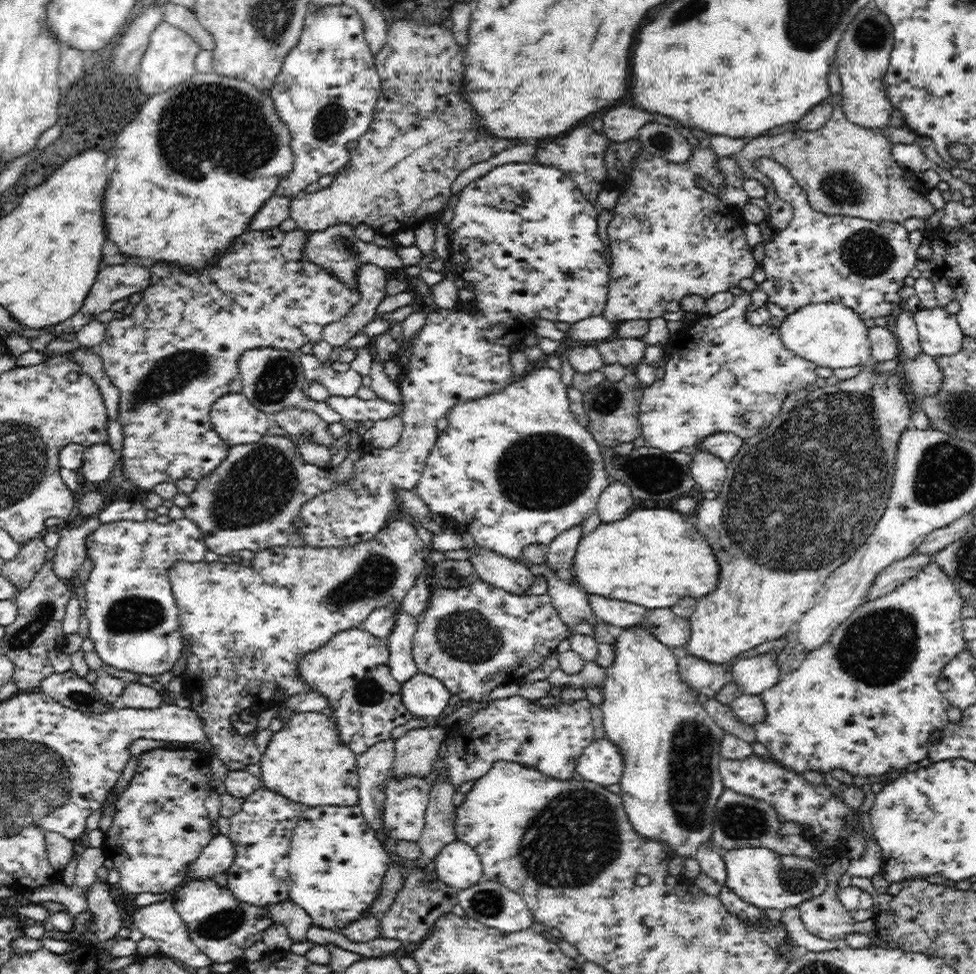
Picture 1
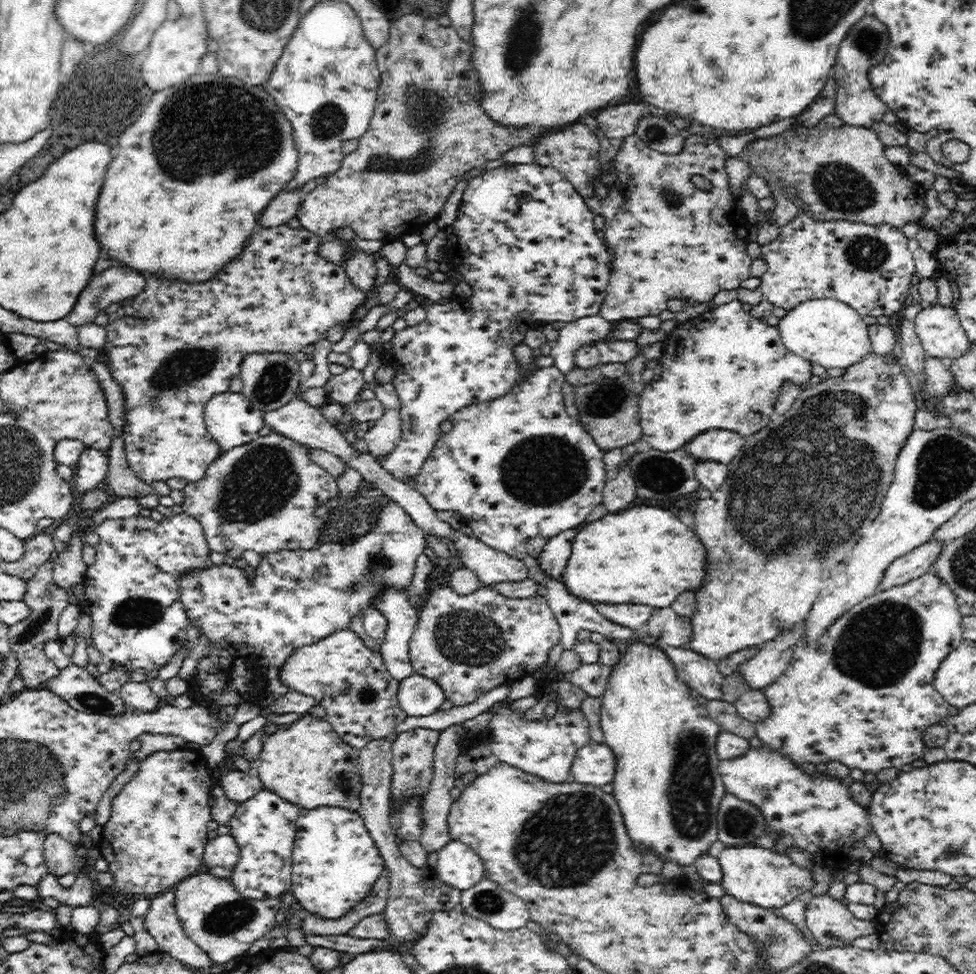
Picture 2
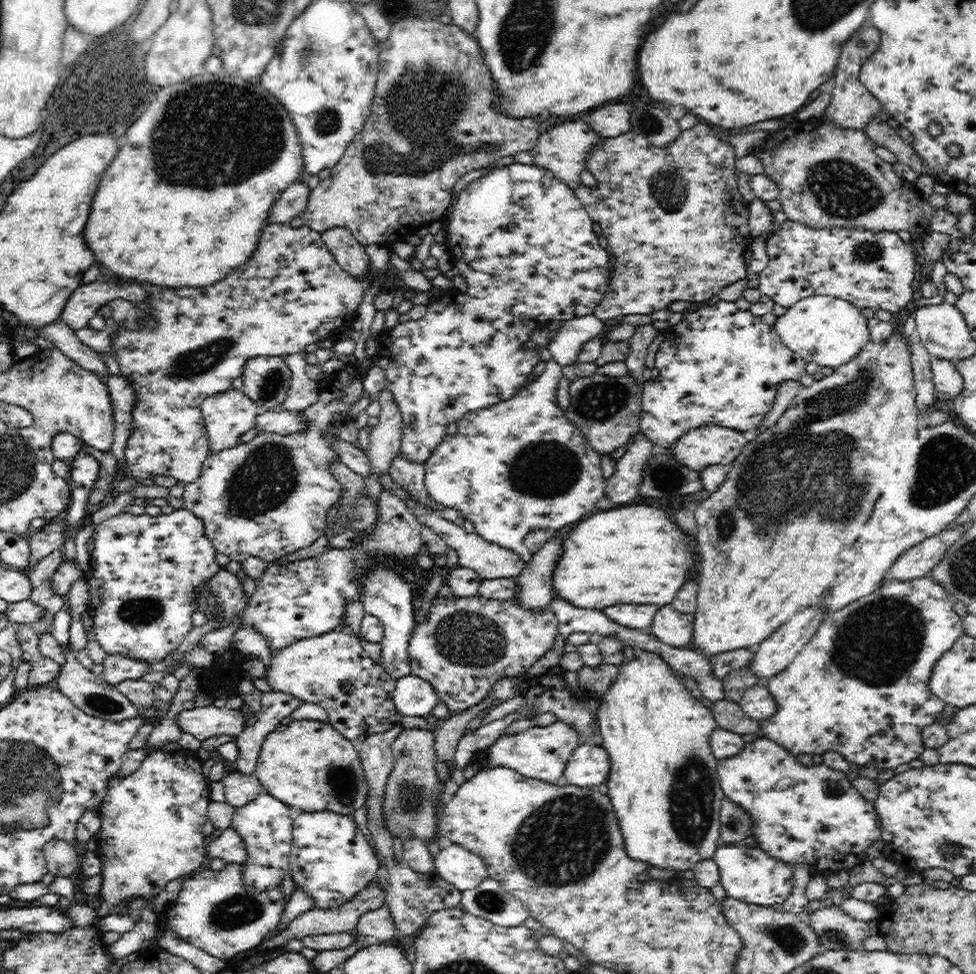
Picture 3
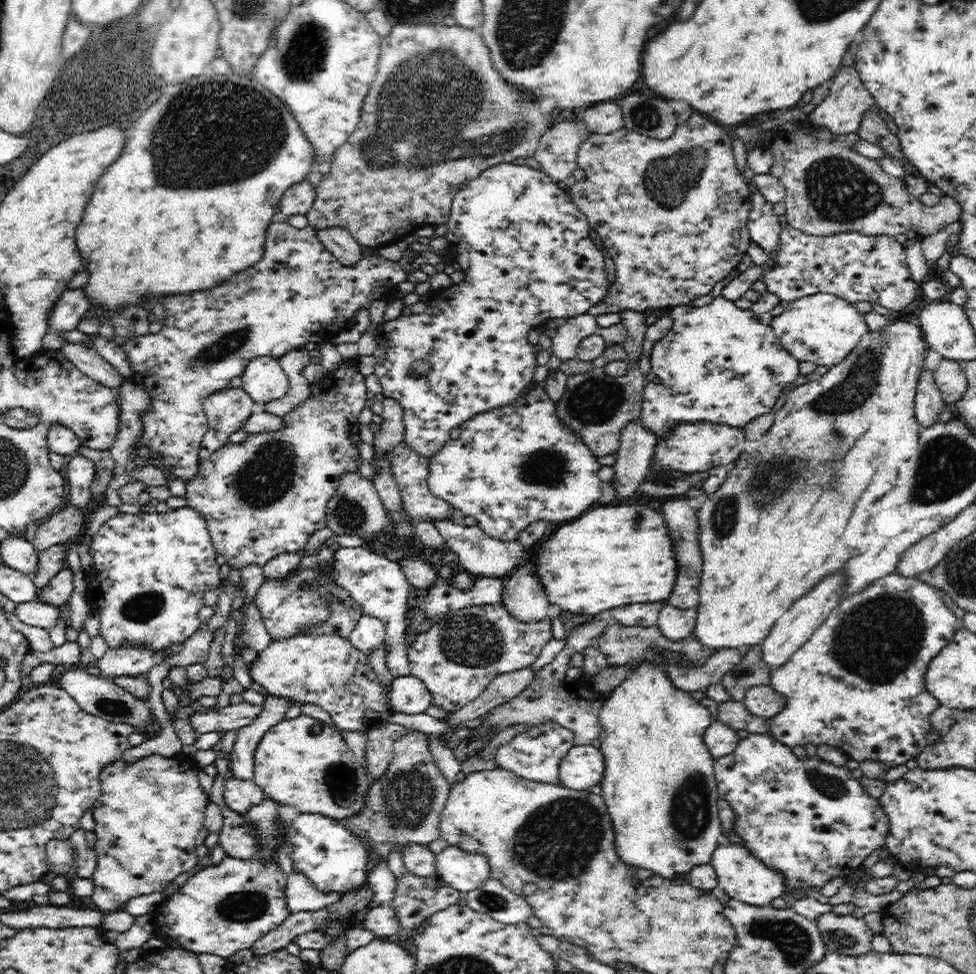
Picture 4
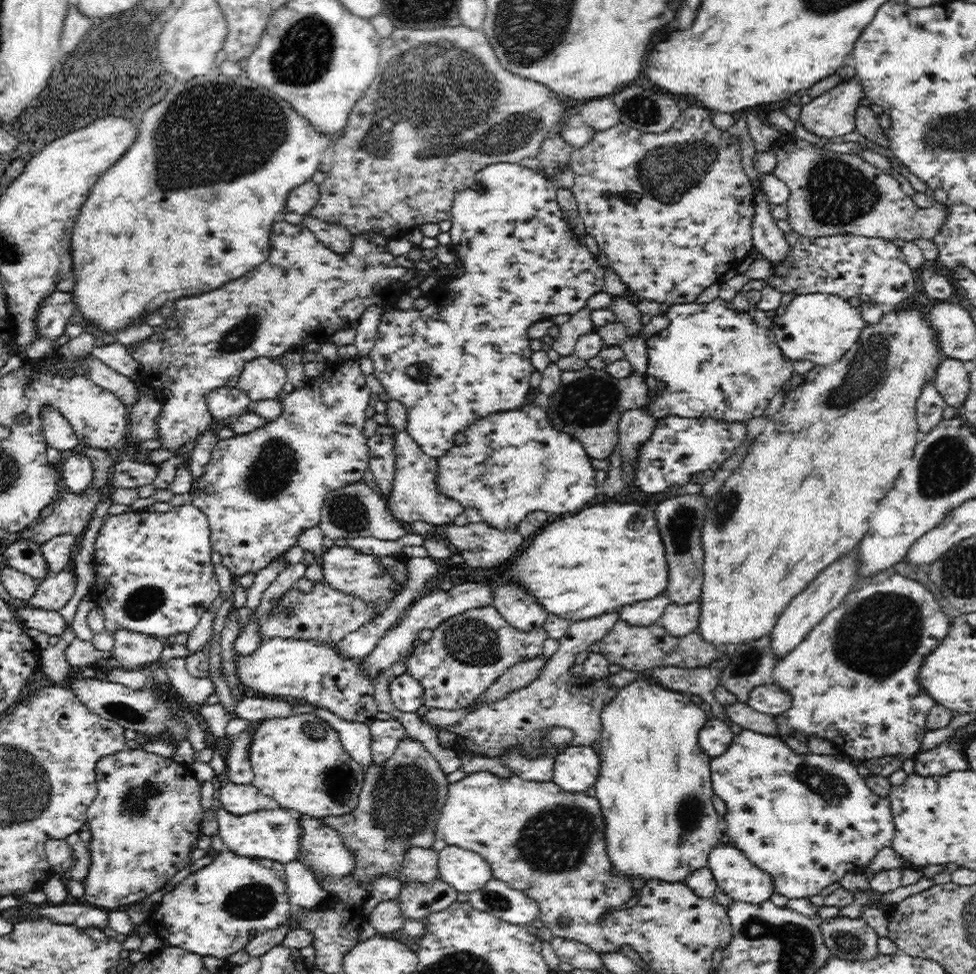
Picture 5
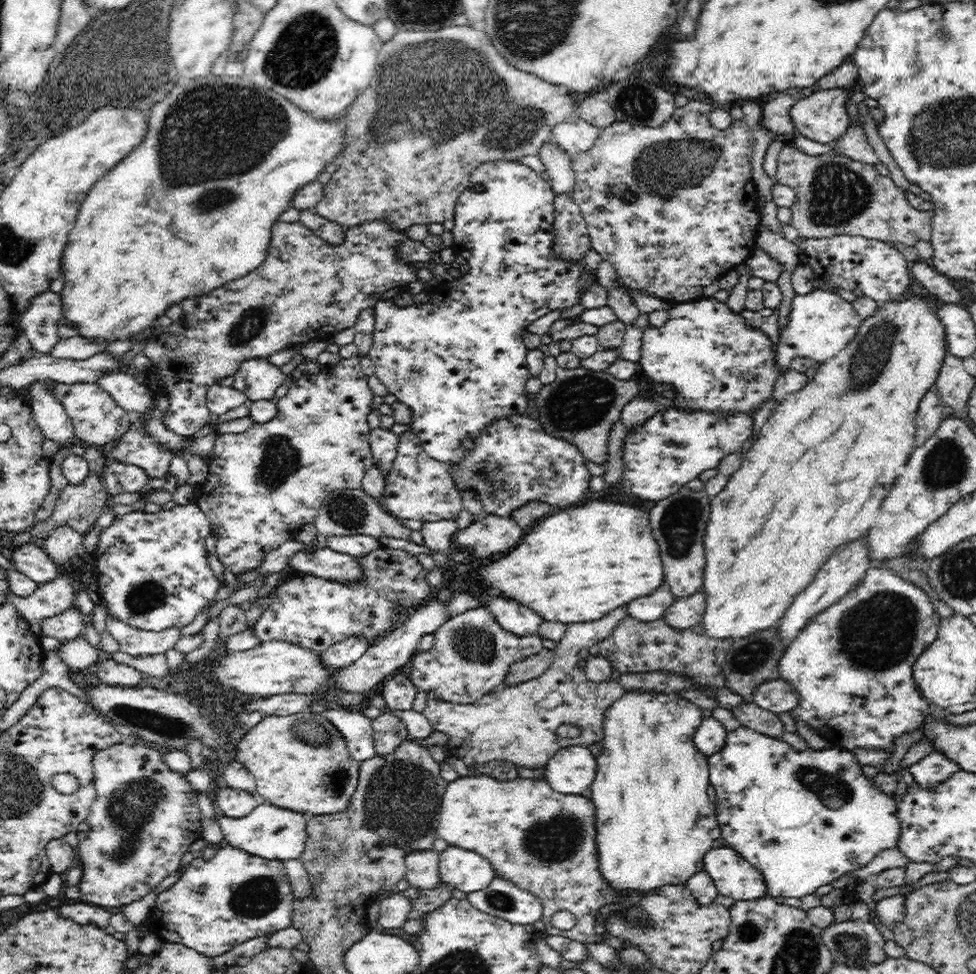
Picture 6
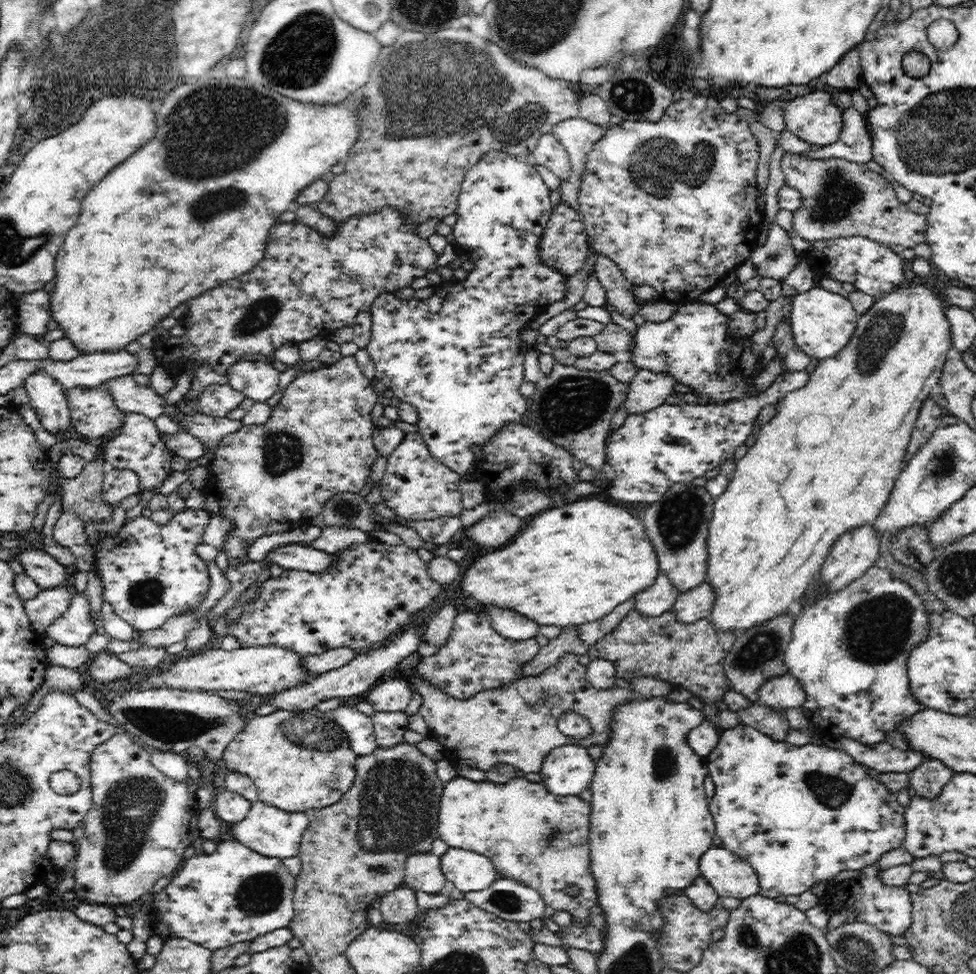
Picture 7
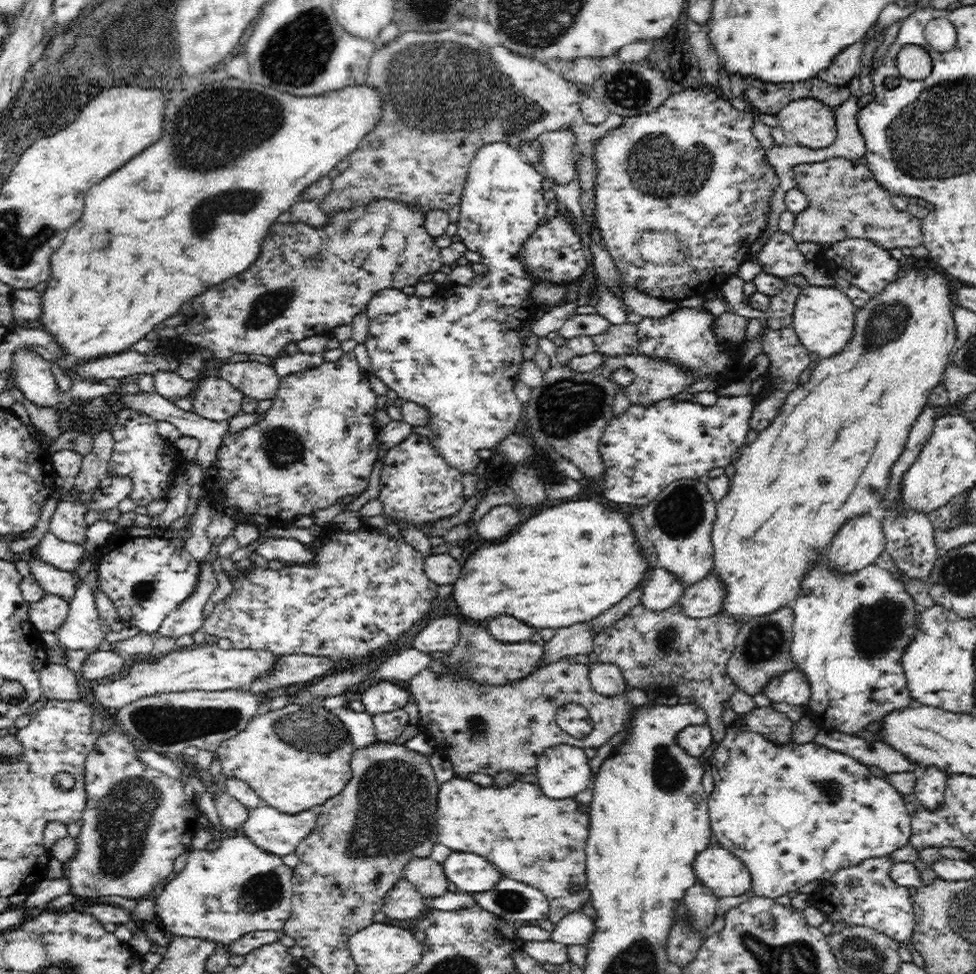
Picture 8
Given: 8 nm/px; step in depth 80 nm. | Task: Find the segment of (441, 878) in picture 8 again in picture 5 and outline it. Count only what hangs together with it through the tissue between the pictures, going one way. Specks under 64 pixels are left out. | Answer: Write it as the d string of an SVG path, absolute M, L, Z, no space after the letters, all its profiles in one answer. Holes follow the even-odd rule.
M412 847L404 855L402 871L410 881L436 882L439 876L439 854L433 849Z

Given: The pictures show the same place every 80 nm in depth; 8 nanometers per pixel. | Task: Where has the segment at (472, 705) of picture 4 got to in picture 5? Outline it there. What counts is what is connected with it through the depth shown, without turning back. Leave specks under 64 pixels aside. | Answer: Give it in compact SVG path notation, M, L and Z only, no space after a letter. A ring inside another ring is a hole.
M543 654L540 657L534 658L530 661L525 661L509 670L490 688L484 692L483 696L473 704L474 709L480 704L489 704L490 701L500 700L502 697L515 692L518 689L525 688L526 685L532 683L540 676L540 670L546 666L546 659Z

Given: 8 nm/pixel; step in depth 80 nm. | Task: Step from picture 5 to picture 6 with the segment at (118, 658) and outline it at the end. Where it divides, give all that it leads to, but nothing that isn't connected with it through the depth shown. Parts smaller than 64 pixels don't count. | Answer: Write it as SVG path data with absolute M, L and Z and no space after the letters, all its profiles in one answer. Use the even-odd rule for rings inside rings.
M106 618L106 631L110 633L120 645L120 652L129 654L132 658L140 656L165 654L178 642L182 628L166 628L162 632L152 632L132 628L117 618Z

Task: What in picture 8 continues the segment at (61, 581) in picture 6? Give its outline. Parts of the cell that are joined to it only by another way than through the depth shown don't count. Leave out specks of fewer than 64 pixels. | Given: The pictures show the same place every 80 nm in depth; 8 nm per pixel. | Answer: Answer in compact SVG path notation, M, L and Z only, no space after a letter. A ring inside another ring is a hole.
M45 593L38 601L29 603L30 622L42 633L53 633L67 619L69 602L54 594Z

